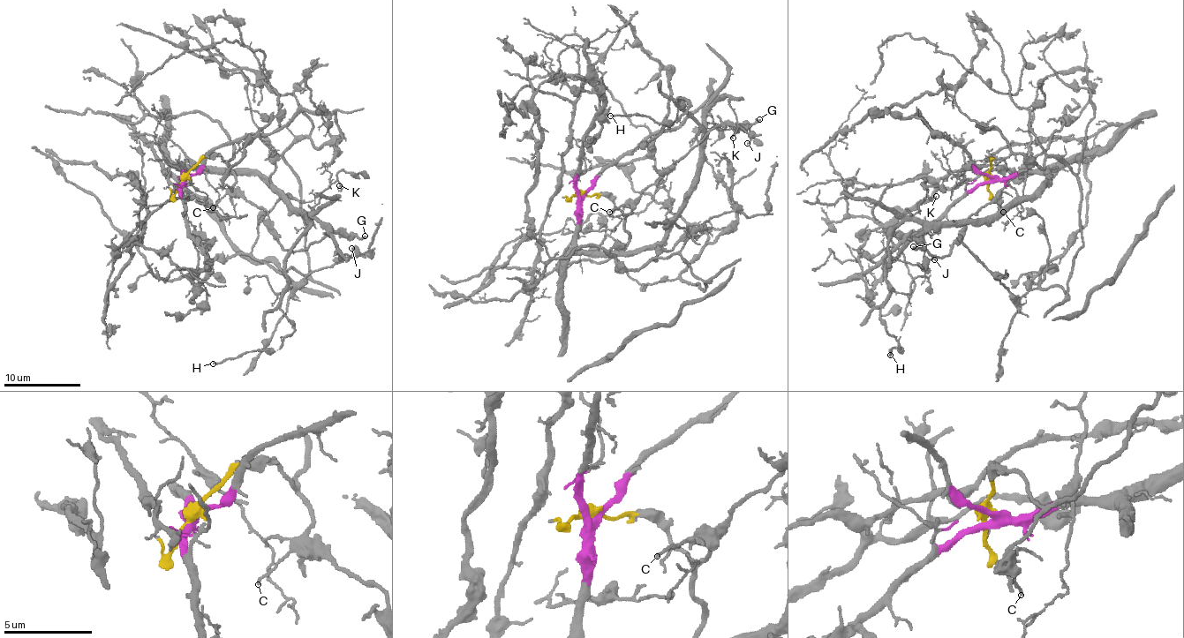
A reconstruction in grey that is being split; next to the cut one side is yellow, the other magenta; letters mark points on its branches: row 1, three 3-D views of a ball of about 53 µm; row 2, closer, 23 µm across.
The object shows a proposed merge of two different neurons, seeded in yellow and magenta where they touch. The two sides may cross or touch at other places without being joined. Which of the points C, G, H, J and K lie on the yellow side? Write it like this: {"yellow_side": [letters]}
{"yellow_side": ["C", "G"]}

